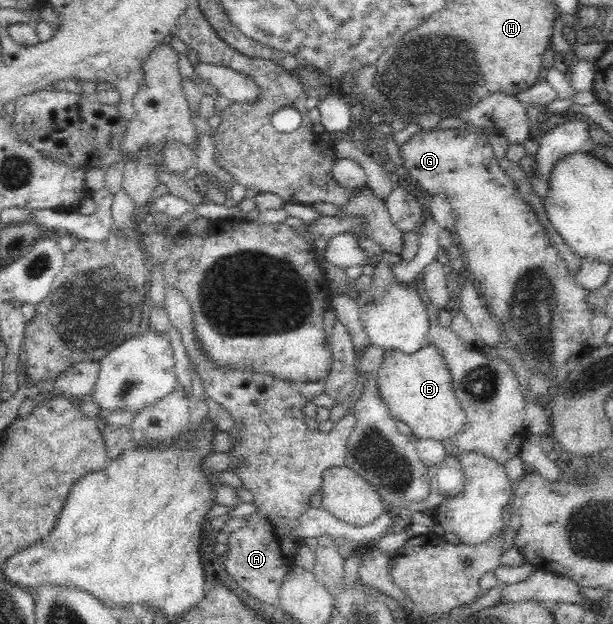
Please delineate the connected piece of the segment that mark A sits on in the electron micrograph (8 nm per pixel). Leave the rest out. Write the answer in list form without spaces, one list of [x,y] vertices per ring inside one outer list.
[[[166,286],[165,291],[164,309],[168,314],[170,325],[181,335],[181,342],[188,355],[188,361],[191,363],[191,369],[199,374],[206,396],[220,405],[232,419],[233,424],[227,430],[232,447],[228,452],[233,460],[231,472],[235,472],[241,478],[243,487],[252,494],[253,506],[257,506],[251,515],[243,517],[243,526],[230,533],[223,553],[225,556],[223,565],[237,585],[247,592],[247,595],[251,595],[261,603],[278,607],[278,593],[285,576],[293,565],[293,553],[304,544],[305,537],[296,534],[296,523],[310,508],[310,498],[319,491],[324,471],[345,466],[348,437],[356,424],[355,406],[348,409],[338,423],[333,423],[331,430],[326,434],[307,428],[303,420],[305,417],[303,407],[308,401],[311,402],[313,397],[303,396],[301,392],[297,392],[296,383],[275,378],[271,374],[253,370],[223,372],[215,368],[213,362],[201,352],[201,344],[197,342],[197,336],[193,332],[190,304],[173,286]]]

